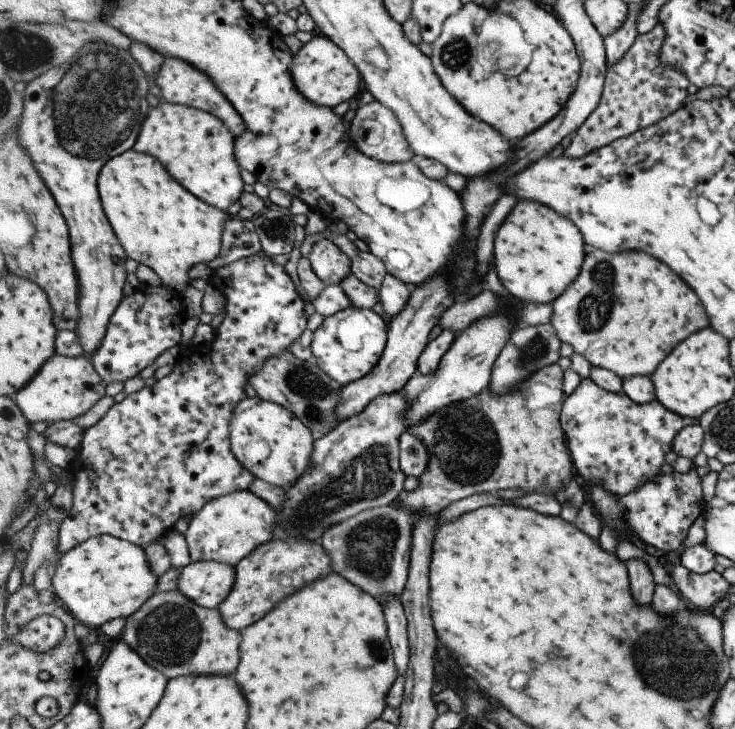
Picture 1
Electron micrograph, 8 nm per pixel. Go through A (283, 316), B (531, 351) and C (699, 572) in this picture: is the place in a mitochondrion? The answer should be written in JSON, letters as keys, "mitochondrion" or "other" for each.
{"A":"other","B":"mitochondrion","C":"other"}

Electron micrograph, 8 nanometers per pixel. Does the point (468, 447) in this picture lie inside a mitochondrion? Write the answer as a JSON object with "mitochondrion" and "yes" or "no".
{"mitochondrion":"yes"}

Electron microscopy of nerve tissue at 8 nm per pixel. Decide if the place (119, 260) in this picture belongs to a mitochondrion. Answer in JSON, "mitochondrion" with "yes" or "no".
{"mitochondrion":"no"}

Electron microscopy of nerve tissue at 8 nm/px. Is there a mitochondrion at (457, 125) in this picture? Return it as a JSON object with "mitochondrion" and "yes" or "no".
{"mitochondrion":"no"}

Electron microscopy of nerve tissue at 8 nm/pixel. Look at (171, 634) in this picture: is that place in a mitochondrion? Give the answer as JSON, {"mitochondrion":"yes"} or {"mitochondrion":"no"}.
{"mitochondrion":"yes"}

